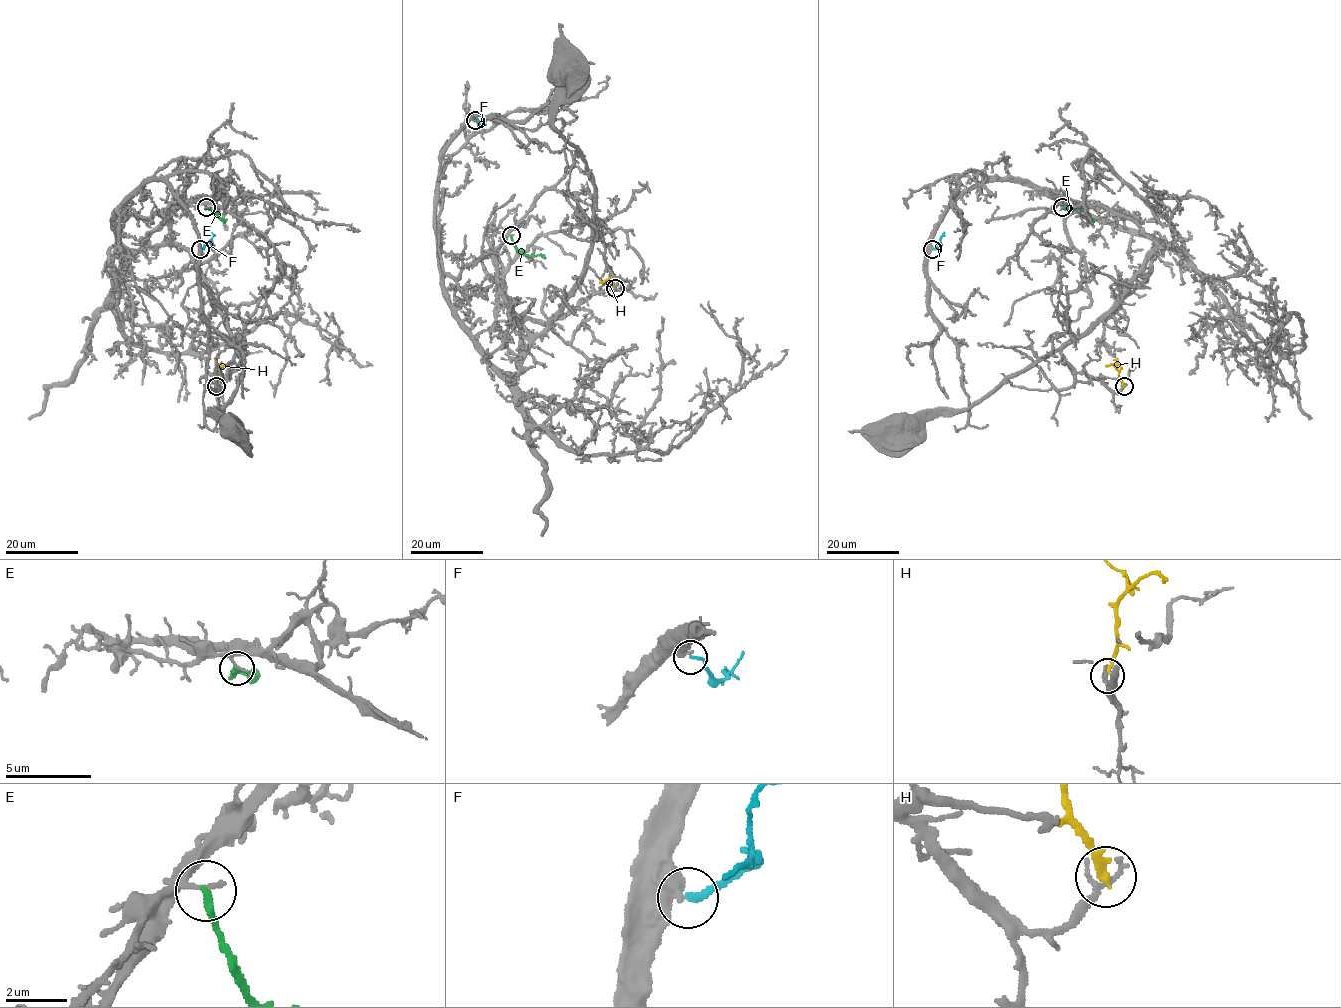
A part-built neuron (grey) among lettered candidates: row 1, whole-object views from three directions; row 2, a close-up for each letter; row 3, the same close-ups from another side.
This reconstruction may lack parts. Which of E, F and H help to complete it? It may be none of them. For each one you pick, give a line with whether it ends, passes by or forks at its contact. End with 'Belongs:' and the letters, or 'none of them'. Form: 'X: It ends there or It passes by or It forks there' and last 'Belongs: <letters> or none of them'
F: It ends there
Belongs: F

